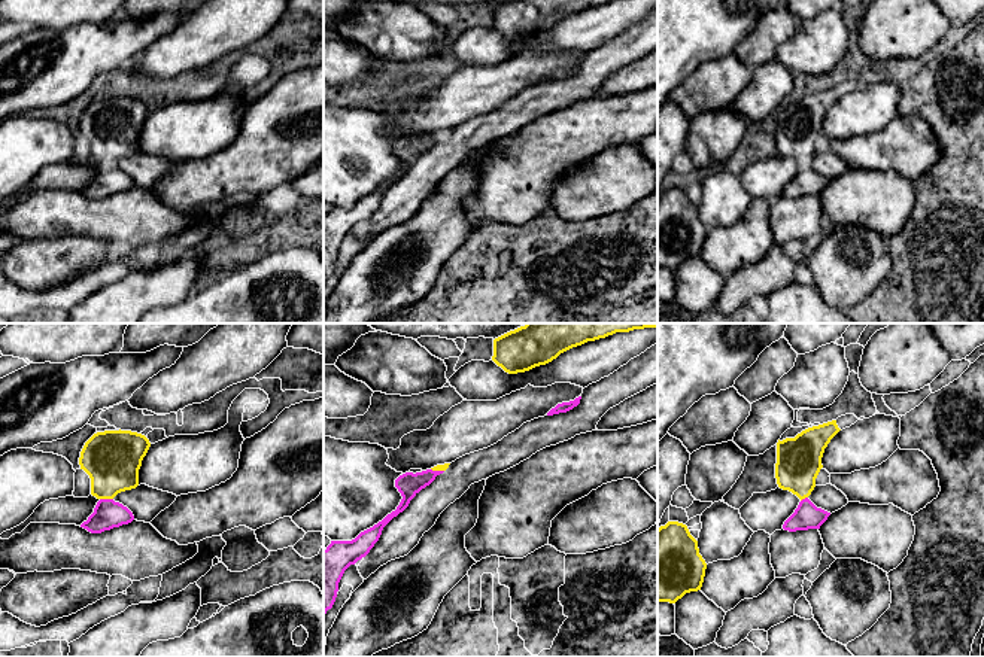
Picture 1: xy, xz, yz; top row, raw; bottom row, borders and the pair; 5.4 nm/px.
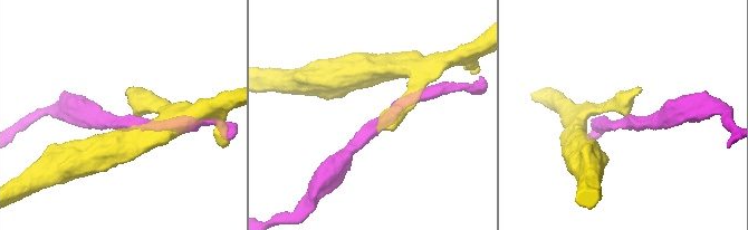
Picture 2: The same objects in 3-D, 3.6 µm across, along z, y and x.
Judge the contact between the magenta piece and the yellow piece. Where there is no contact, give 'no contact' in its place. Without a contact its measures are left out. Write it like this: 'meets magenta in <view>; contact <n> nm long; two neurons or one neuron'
meets magenta in xy; contact 70 nm long; one neuron

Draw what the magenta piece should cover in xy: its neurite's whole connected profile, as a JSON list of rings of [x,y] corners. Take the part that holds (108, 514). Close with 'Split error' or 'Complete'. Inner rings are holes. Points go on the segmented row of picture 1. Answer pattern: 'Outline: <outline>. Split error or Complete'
Outline: [[[121,429],[97,432],[85,442],[79,465],[89,475],[91,495],[98,502],[81,527],[101,533],[134,520],[133,512],[113,498],[139,486],[139,469],[149,447],[145,435]]]. Split error

